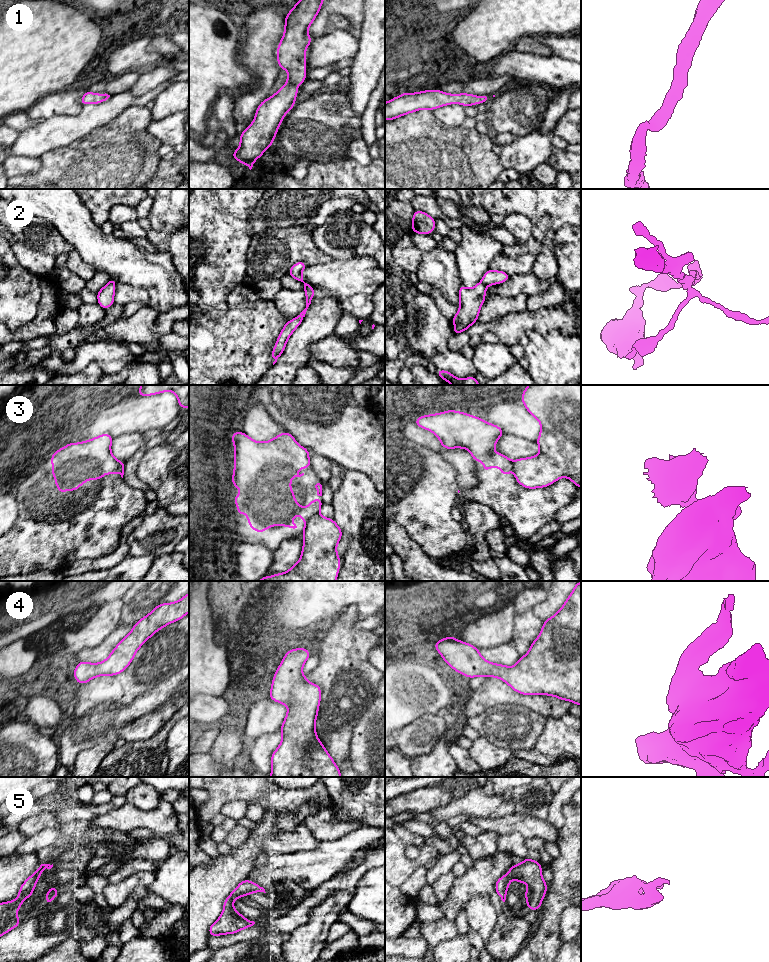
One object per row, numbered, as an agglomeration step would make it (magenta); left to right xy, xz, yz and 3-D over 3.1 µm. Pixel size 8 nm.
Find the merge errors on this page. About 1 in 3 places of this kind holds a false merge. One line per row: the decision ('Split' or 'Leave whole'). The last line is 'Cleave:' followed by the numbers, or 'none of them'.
1: Leave whole
2: Leave whole
3: Split
4: Leave whole
5: Leave whole
Cleave: 3

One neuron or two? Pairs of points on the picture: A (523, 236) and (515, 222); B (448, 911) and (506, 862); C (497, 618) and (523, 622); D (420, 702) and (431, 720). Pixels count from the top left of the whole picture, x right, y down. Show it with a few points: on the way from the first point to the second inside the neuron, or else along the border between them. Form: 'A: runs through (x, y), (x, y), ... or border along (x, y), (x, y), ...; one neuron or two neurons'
A: runs through (522, 233), (522, 229), (518, 225); one neuron
B: runs through (462, 896), (491, 868); one neuron
C: border along (516, 614), (513, 641), (511, 643); two neurons
D: border along (436, 713), (424, 713), (406, 724); two neurons

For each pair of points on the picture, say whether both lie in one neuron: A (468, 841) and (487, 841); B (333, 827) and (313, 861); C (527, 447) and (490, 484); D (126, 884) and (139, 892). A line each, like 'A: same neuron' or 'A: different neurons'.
A: same neuron
B: different neurons
C: different neurons
D: different neurons

